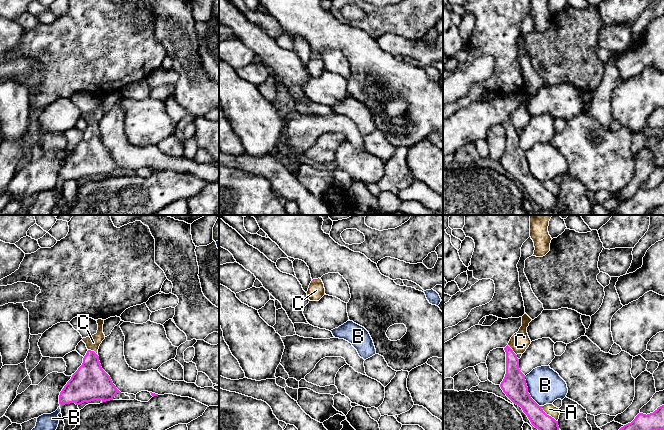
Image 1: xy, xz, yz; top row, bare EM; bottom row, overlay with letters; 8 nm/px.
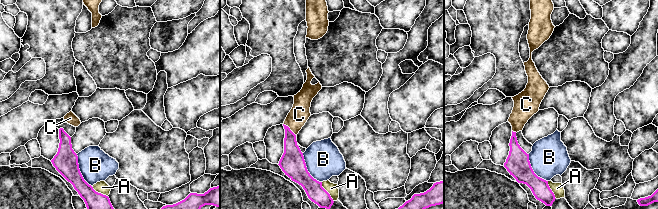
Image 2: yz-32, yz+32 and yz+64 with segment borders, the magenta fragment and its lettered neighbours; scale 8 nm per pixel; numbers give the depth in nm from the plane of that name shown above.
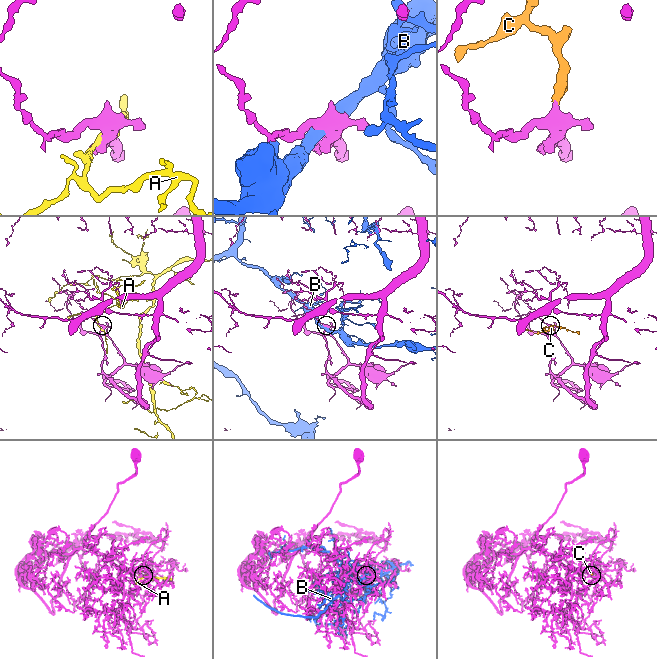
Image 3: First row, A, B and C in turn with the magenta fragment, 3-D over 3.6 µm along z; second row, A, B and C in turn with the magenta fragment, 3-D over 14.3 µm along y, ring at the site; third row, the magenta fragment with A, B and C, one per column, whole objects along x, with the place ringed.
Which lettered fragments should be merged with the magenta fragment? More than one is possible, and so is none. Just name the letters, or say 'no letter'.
C

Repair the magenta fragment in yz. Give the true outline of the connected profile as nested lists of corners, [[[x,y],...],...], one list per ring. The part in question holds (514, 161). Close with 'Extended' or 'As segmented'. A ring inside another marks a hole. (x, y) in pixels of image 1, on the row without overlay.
[[[525,89],[522,92],[522,102],[504,124],[506,128],[506,150],[500,163],[514,180],[522,184],[531,200],[541,210],[550,210],[556,213],[559,207],[558,197],[547,191],[542,182],[539,182],[531,174],[525,156],[526,152],[519,145],[517,131],[523,130],[531,120],[527,109],[527,103],[531,97],[532,95]]]. Extended

